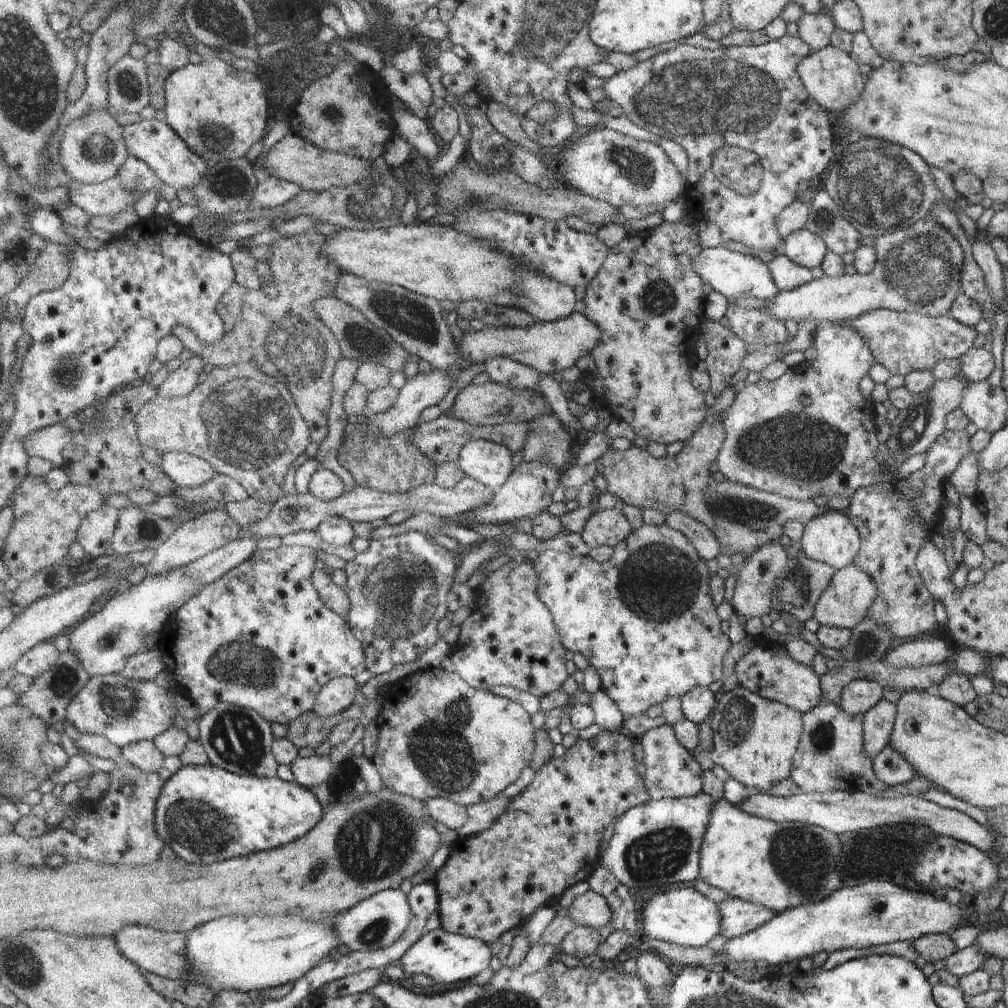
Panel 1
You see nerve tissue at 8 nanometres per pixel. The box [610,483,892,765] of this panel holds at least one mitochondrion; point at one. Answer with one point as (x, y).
(658, 582)

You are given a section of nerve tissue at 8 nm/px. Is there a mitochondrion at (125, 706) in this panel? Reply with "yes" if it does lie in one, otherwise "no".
yes

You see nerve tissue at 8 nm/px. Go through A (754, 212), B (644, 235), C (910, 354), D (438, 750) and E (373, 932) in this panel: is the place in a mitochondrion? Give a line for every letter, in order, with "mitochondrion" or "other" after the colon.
A: other
B: other
C: other
D: mitochondrion
E: mitochondrion

